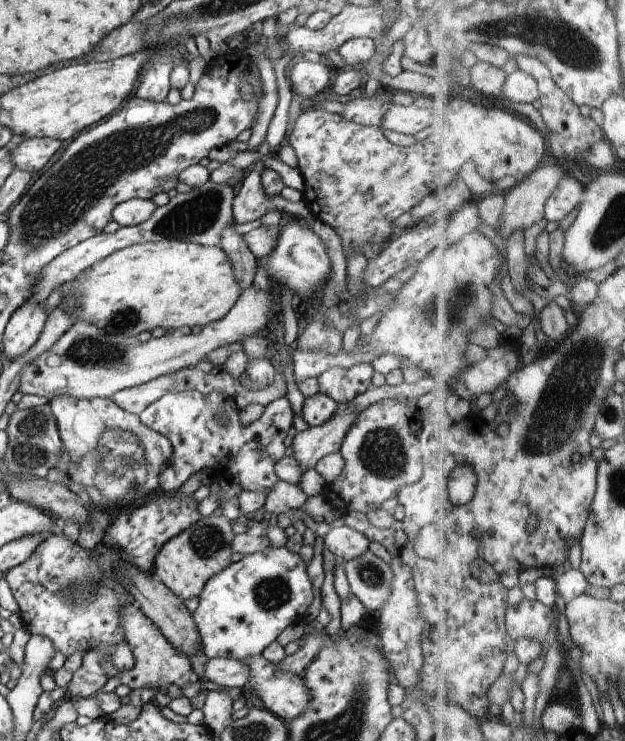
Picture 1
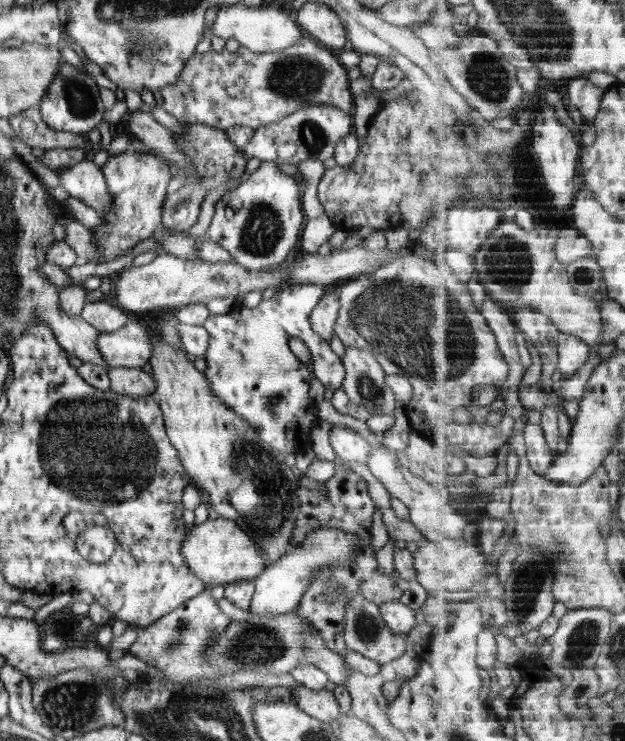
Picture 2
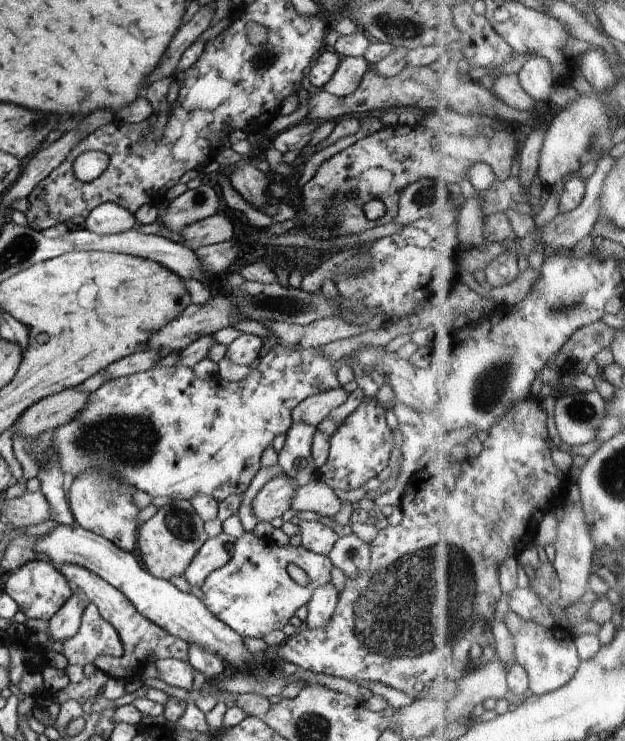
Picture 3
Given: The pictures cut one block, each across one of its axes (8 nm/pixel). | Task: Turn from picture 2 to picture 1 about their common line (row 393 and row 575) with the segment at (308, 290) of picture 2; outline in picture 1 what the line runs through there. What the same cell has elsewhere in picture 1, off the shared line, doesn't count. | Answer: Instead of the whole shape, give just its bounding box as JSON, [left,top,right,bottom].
[193,546,314,661]

